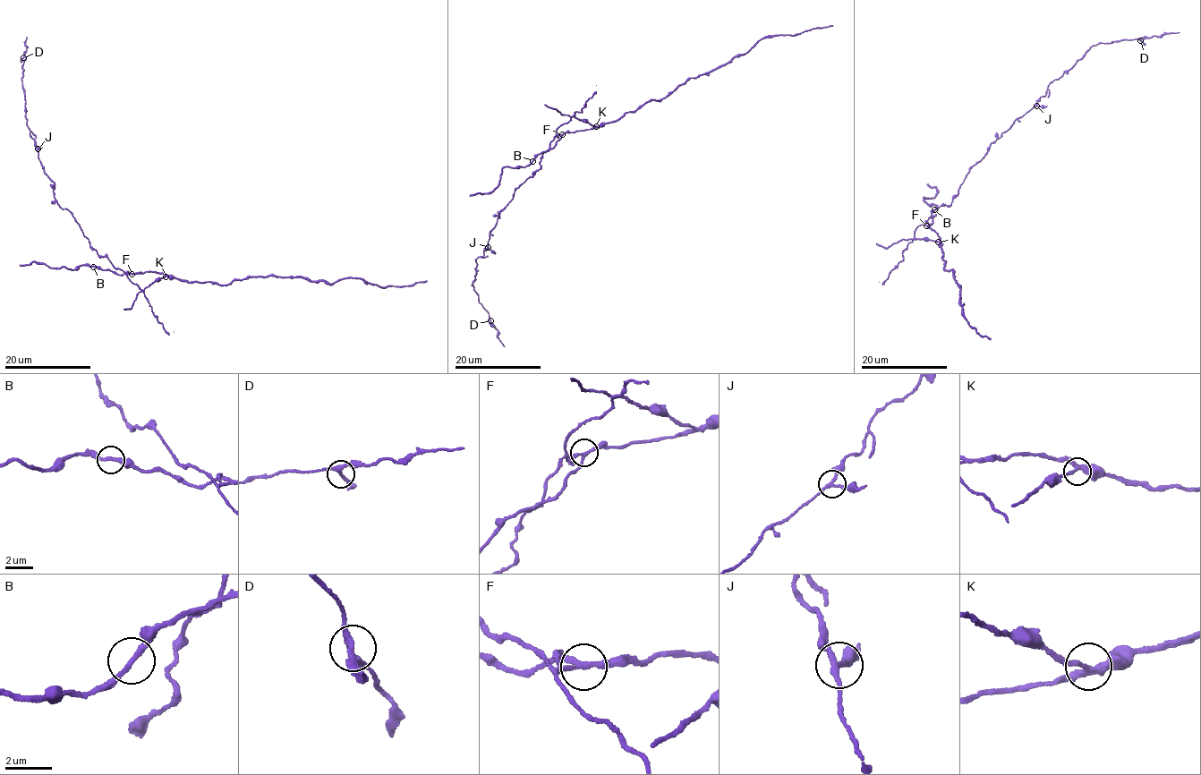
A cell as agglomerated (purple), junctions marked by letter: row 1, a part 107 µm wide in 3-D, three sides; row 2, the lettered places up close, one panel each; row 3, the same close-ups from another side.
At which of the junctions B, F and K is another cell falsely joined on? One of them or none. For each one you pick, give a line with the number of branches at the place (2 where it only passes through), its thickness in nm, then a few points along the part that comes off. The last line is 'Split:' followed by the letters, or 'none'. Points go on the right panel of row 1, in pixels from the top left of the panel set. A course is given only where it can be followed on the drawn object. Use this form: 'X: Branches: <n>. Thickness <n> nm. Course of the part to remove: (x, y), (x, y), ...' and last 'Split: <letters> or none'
F: Branches: 3. Thickness 200 nm. Course of the part to remove: (926, 225), (940, 207), (949, 205), (973, 166), (993, 141), (1045, 96), (1051, 82), (1089, 47), (1179, 32)
Split: F

